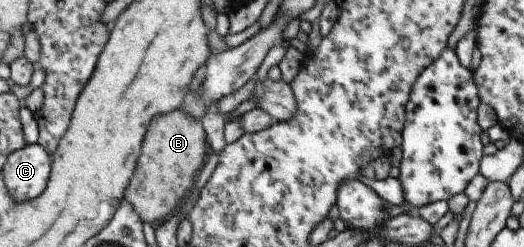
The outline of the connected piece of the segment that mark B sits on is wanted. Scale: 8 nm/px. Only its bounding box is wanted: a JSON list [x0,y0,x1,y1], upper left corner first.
[123,108,207,224]

